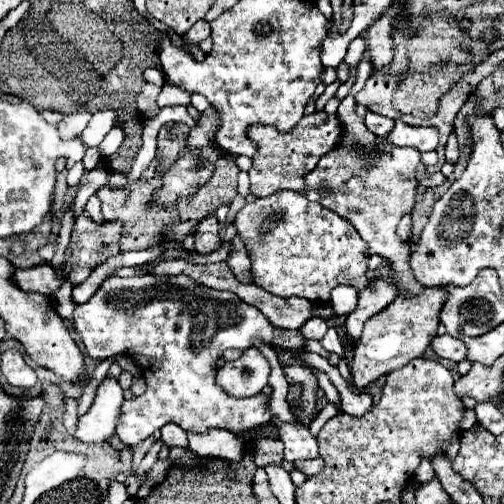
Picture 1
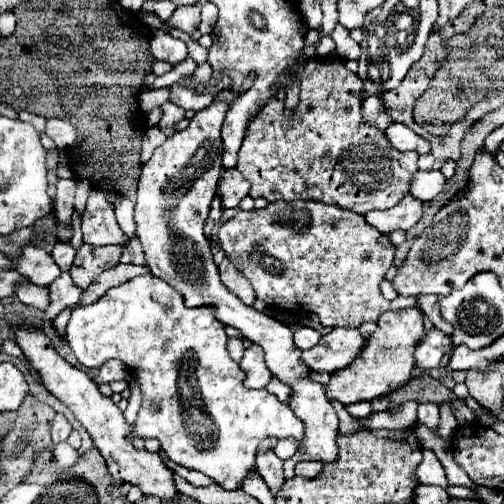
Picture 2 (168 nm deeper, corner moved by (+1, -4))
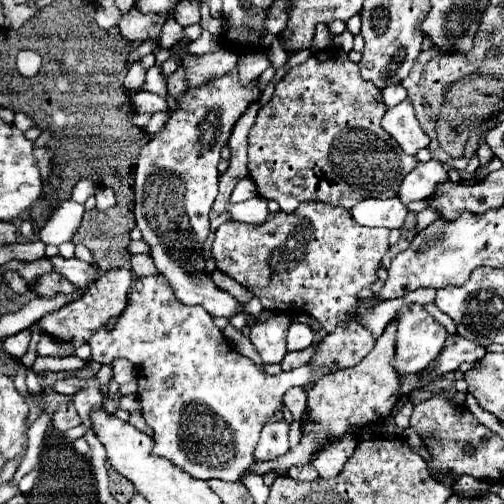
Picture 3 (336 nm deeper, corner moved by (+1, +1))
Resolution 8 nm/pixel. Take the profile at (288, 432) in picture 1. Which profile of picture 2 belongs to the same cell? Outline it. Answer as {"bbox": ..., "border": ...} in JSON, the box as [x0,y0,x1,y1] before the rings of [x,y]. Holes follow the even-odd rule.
{"bbox":[67,273,303,491],"border":[[[151,273],[109,289],[107,295],[89,307],[75,309],[67,325],[67,343],[79,363],[89,369],[99,369],[105,361],[119,359],[129,367],[133,377],[137,377],[143,401],[139,417],[131,427],[131,439],[137,435],[159,439],[161,451],[173,463],[201,471],[229,491],[241,489],[245,477],[257,471],[255,455],[263,437],[295,437],[297,443],[303,439],[303,423],[293,415],[289,405],[281,403],[269,391],[247,391],[243,384],[245,373],[227,353],[225,327],[215,321],[213,309],[187,309],[183,297],[179,297],[167,281]]]}

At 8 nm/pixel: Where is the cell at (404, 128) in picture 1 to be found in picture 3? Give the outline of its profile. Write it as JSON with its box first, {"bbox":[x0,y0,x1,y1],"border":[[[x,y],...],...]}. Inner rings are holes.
{"bbox":[381,100,431,154],"border":[[[403,100],[395,108],[387,110],[381,120],[381,126],[385,132],[389,132],[397,140],[397,144],[407,154],[417,154],[421,148],[427,148],[431,142],[421,130],[409,100]]]}

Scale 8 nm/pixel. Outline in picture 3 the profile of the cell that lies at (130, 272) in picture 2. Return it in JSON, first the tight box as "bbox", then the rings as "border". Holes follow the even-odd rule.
{"bbox":[37,268,135,346],"border":[[[113,268],[105,274],[101,274],[101,278],[97,282],[93,282],[83,298],[79,300],[73,300],[69,304],[65,304],[63,308],[59,308],[57,312],[51,312],[51,314],[45,314],[37,324],[43,332],[55,336],[55,338],[61,338],[61,340],[69,340],[73,342],[75,346],[81,346],[89,340],[89,336],[93,336],[97,332],[97,328],[101,328],[103,324],[107,324],[111,318],[119,316],[119,312],[123,310],[123,300],[119,300],[119,296],[125,296],[133,284],[133,278],[135,274],[127,268]]]}

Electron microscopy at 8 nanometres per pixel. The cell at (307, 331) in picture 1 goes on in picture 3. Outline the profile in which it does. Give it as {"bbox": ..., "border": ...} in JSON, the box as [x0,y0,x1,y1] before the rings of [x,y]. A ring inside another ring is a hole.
{"bbox":[287,322,313,350],"border":[[[293,322],[287,334],[287,350],[305,350],[313,344],[313,330],[307,324]]]}

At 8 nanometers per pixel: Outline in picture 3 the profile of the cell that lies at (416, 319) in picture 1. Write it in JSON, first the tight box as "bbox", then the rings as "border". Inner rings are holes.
{"bbox":[255,318,401,474],"border":[[[393,318],[385,332],[377,338],[373,350],[355,366],[347,370],[331,372],[315,382],[315,386],[309,390],[307,398],[307,412],[309,412],[309,426],[307,432],[301,436],[301,442],[297,448],[291,448],[285,456],[271,464],[255,462],[255,472],[277,472],[287,474],[291,466],[307,464],[315,450],[319,450],[327,440],[339,438],[349,432],[351,426],[365,426],[375,422],[381,416],[389,416],[391,408],[399,400],[399,380],[401,374],[395,370],[393,356],[395,356],[395,340],[397,340],[397,320]]]}

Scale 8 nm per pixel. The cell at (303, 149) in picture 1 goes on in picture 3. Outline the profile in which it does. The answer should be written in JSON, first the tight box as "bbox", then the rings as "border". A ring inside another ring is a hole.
{"bbox":[247,48,419,212],"border":[[[327,48],[323,52],[311,54],[303,64],[291,68],[277,82],[271,100],[259,110],[257,120],[255,120],[255,124],[249,132],[249,164],[247,166],[249,166],[249,176],[257,184],[257,194],[265,200],[279,202],[283,212],[293,212],[299,202],[307,202],[307,200],[323,200],[323,202],[329,202],[329,204],[339,204],[343,208],[353,208],[357,202],[361,202],[365,198],[395,198],[399,194],[399,186],[401,186],[403,178],[417,166],[419,160],[415,156],[407,156],[399,148],[399,144],[395,144],[395,140],[391,140],[391,136],[387,136],[387,132],[383,132],[383,128],[381,128],[383,114],[385,114],[385,106],[383,106],[383,100],[381,100],[381,90],[375,88],[375,84],[361,78],[359,66],[353,64],[343,50]]]}

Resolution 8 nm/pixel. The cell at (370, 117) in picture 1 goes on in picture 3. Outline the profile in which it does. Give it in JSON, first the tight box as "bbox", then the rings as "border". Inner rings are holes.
{"bbox":[381,84,405,108],"border":[[[399,84],[399,86],[387,86],[381,90],[383,94],[383,104],[387,104],[387,108],[393,108],[395,104],[403,102],[405,100],[405,88]]]}

